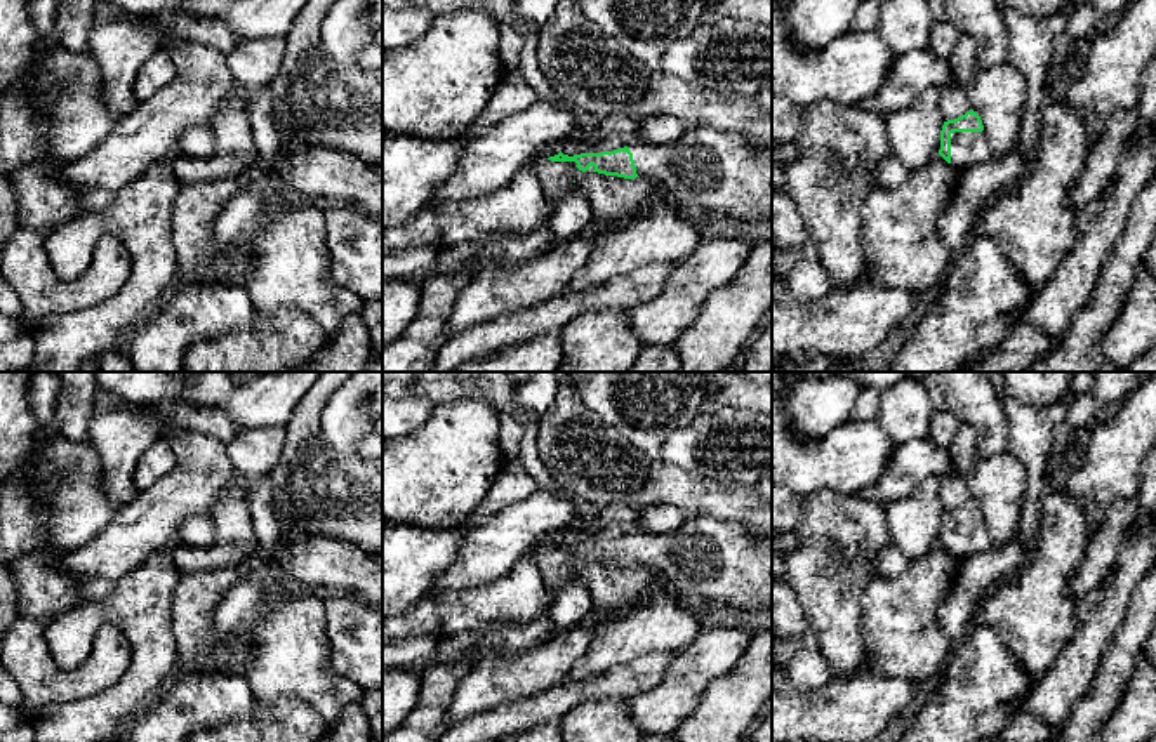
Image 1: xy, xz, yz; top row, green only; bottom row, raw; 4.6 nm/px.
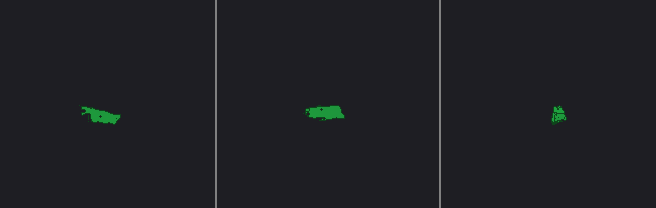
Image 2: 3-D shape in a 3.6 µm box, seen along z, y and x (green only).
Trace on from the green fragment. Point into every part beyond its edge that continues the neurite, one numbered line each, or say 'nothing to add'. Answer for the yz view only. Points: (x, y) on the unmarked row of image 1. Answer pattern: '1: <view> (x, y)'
1: yz (967, 537)

